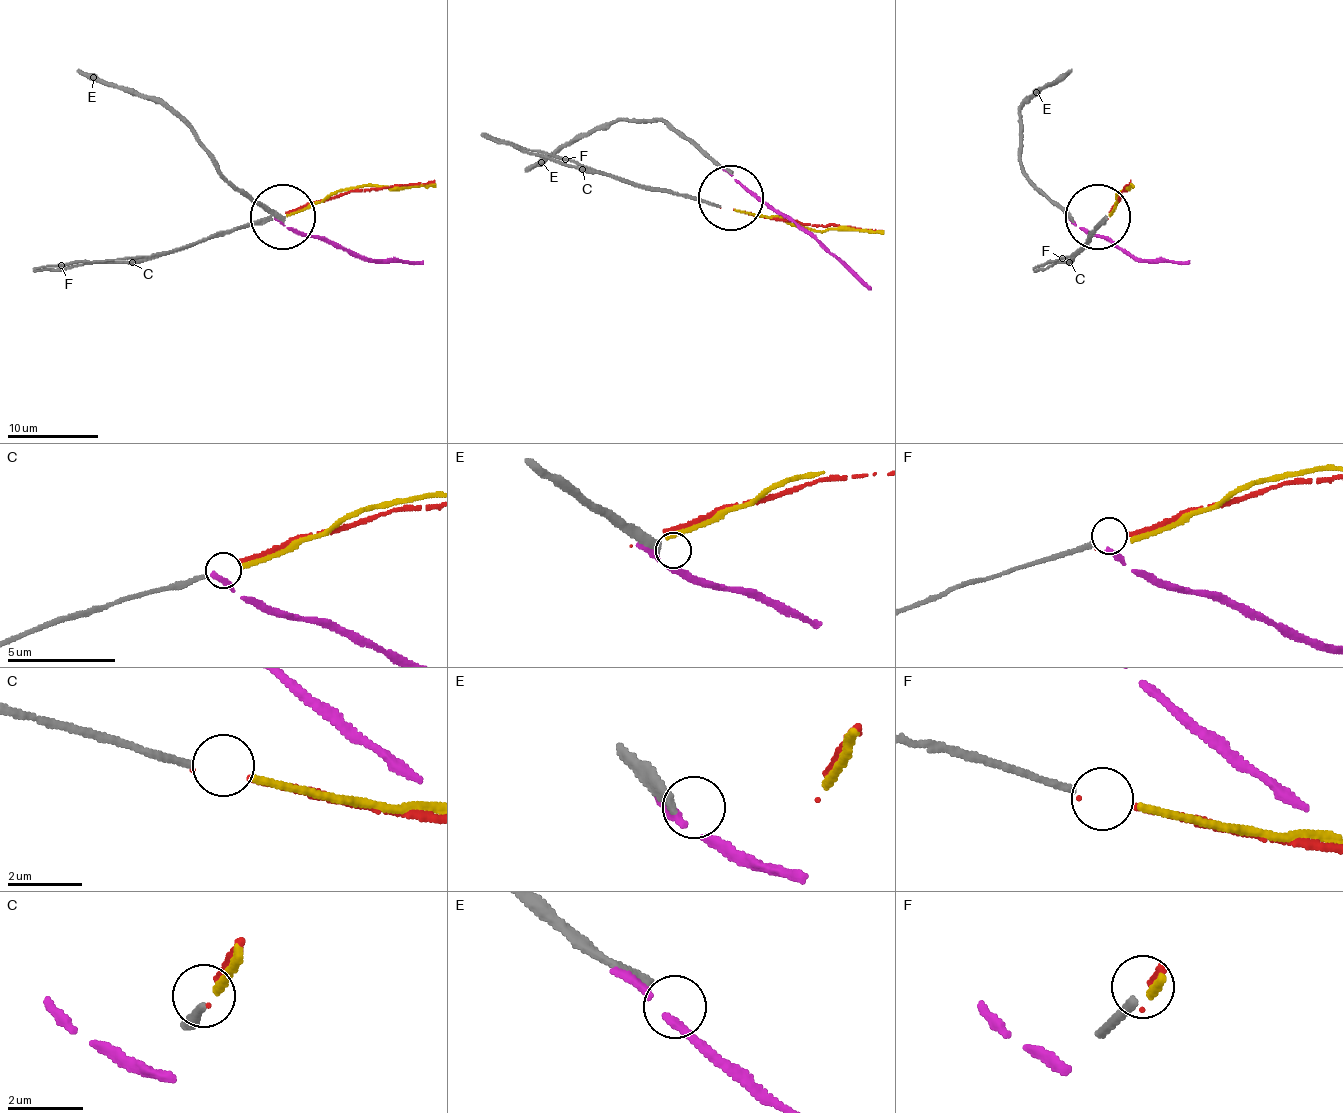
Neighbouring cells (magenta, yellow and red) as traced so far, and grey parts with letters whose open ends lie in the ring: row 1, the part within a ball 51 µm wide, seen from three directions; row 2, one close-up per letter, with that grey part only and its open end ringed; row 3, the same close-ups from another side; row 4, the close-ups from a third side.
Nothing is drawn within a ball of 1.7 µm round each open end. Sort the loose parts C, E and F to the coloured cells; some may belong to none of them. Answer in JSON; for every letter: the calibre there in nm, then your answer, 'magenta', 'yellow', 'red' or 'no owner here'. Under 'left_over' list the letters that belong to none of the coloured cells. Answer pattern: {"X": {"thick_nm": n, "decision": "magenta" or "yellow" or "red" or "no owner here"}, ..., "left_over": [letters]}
{"C": {"thick_nm": 200, "decision": "yellow"}, "E": {"thick_nm": 280, "decision": "no owner here"}, "F": {"thick_nm": 190, "decision": "red"}, "left_over": ["E"]}

